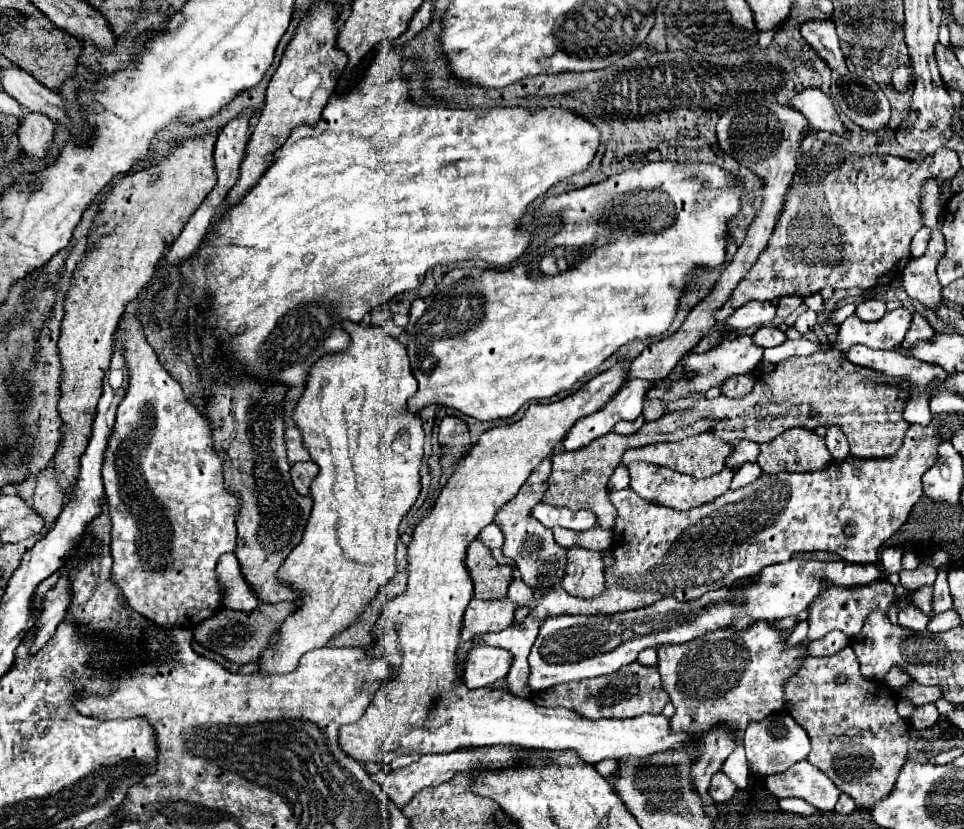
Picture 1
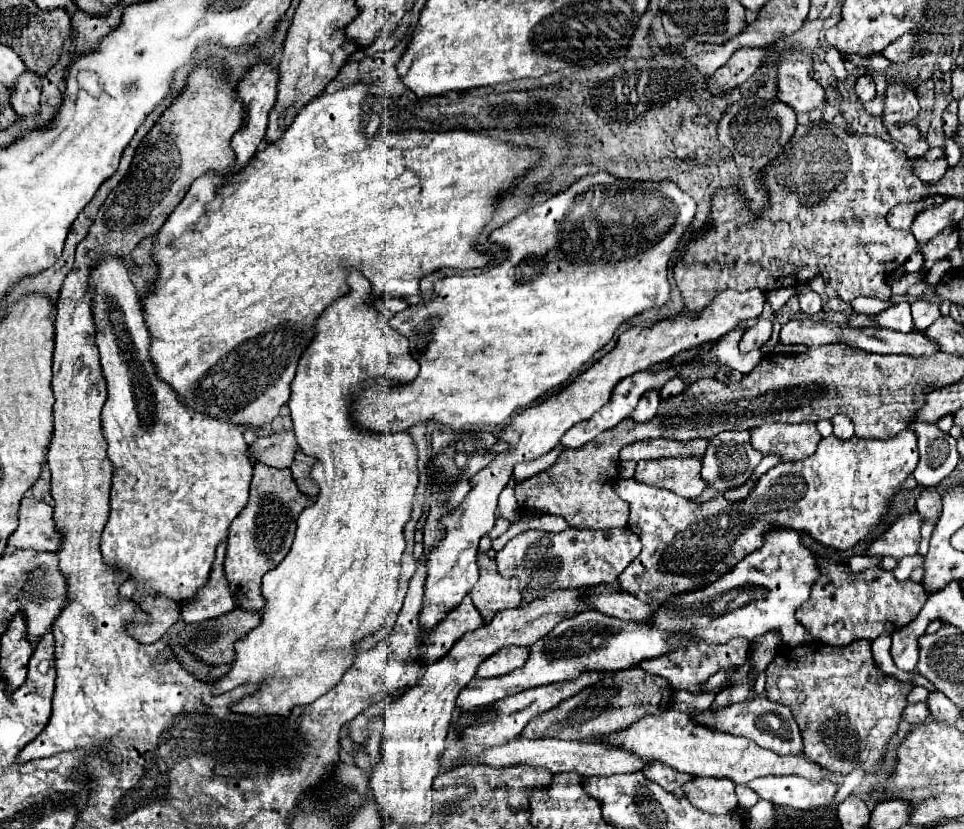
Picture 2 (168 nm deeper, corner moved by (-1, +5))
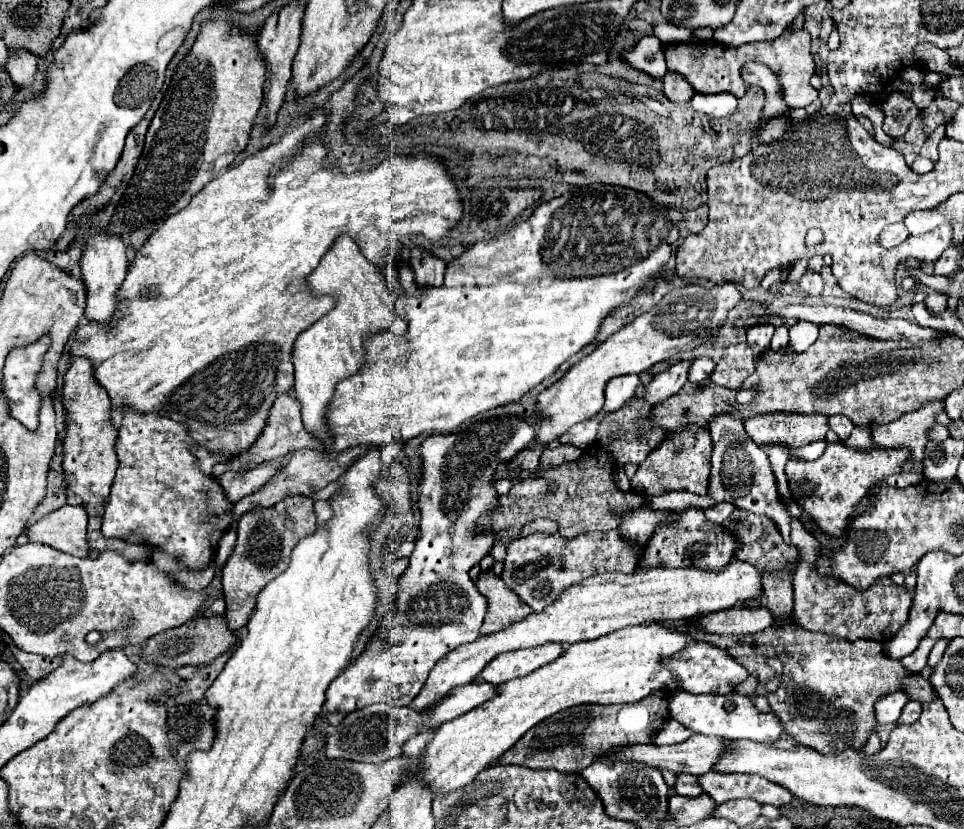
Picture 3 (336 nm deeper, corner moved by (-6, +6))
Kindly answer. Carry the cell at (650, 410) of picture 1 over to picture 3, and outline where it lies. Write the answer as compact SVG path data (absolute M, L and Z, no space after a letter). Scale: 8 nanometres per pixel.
M702 356L702 358L698 358L698 360L692 362L692 368L690 368L688 380L690 380L690 382L704 382L704 380L710 378L712 370L714 370L714 362L712 362L710 358Z

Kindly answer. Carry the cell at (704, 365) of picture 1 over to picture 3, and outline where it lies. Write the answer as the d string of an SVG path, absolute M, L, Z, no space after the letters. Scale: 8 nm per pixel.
M758 324L758 326L752 326L746 330L746 336L748 336L748 346L756 352L756 354L762 354L766 350L770 350L770 338L774 334L774 326L772 324Z

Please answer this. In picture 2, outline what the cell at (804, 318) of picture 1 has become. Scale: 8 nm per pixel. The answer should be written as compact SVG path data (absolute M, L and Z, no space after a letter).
M815 291L799 293L799 303L801 303L801 311L807 313L807 315L815 315L815 313L819 313L821 307L823 307L821 297L819 297Z

